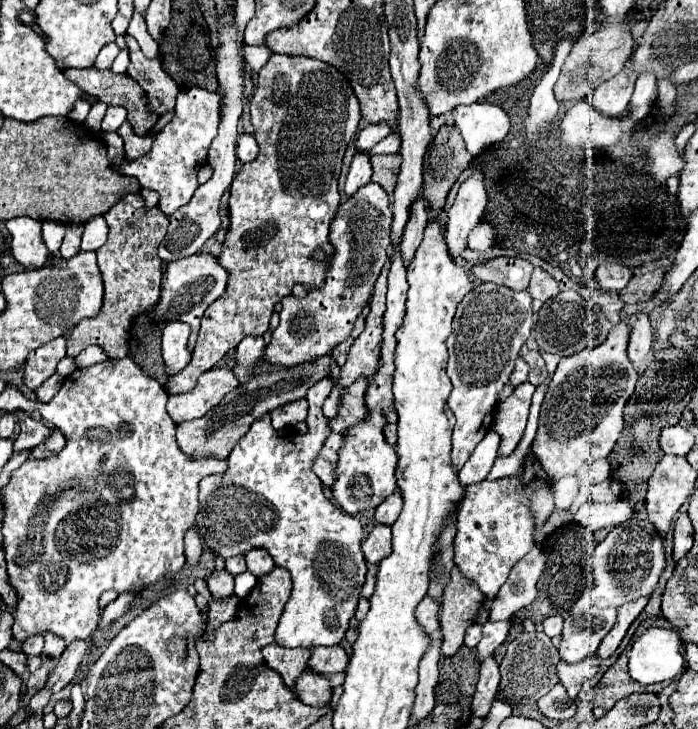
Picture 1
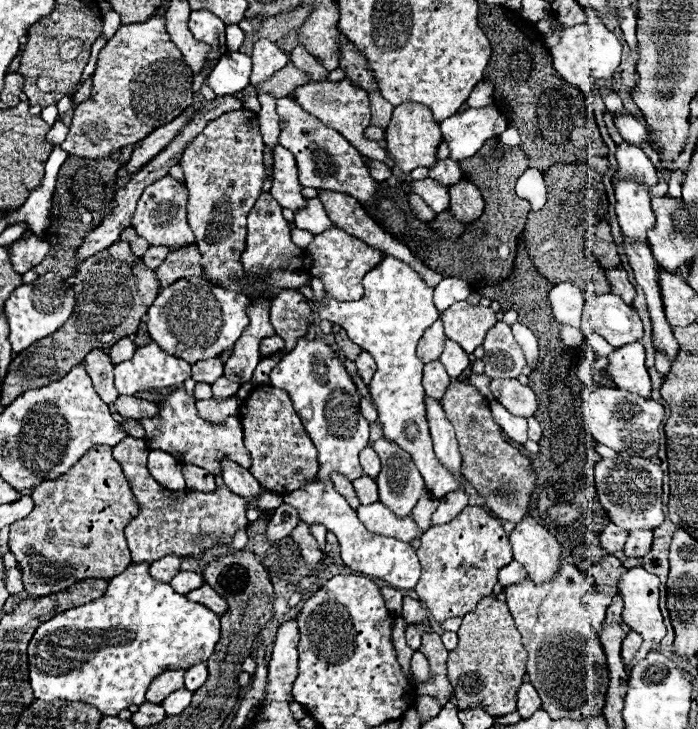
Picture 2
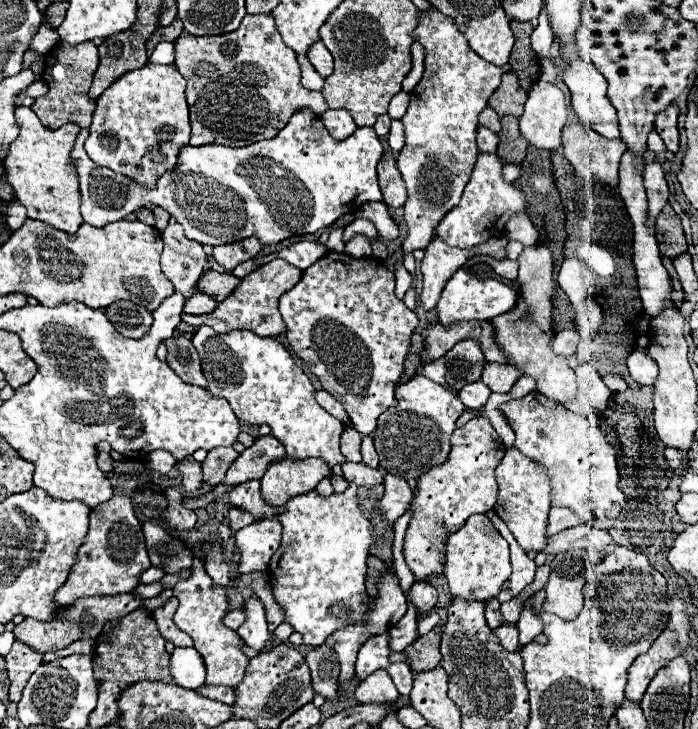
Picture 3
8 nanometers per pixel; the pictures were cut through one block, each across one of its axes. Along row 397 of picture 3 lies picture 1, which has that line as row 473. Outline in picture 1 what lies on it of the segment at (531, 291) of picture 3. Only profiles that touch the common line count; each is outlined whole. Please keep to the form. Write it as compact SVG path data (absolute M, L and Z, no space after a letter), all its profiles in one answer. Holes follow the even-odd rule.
M618 322L600 344L562 358L542 402L532 452L552 482L572 476L586 462L608 458L624 426L622 410L636 386L636 370L626 354L628 326Z

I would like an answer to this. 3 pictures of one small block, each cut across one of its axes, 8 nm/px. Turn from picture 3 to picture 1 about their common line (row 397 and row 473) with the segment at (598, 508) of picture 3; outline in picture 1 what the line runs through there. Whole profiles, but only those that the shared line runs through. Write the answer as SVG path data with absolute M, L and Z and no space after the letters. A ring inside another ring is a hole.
M528 454L526 472L522 476L484 480L466 488L466 498L462 500L458 512L454 563L462 576L478 586L484 598L494 598L498 588L506 582L512 566L532 550L534 524L528 510L528 498L534 490L548 484L550 480L540 468L540 462L532 454Z

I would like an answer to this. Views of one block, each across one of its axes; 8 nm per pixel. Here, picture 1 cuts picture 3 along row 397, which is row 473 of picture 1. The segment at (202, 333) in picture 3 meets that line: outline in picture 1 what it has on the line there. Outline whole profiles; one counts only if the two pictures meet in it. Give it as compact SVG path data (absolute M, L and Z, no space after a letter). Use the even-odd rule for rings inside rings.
M310 402L310 410L308 410L308 434L306 436L300 436L298 432L286 432L286 430L274 430L272 424L270 424L270 414L264 414L258 422L254 422L250 426L250 430L238 440L238 444L232 448L230 456L228 456L228 468L226 472L222 474L212 474L208 478L204 478L200 482L200 494L198 494L198 518L196 518L196 528L198 528L198 534L202 538L202 542L206 544L206 548L210 548L216 556L222 556L224 560L228 558L234 558L234 556L244 556L248 554L250 550L256 550L256 548L264 548L268 550L268 554L274 558L276 566L284 568L290 572L292 576L292 594L282 610L282 618L278 620L278 626L276 628L276 634L274 634L274 642L278 646L284 646L284 648L298 648L298 646L304 646L304 648L314 648L314 646L334 646L334 644L340 644L346 630L348 630L348 622L352 620L354 612L356 612L356 604L358 604L358 598L360 598L360 590L362 590L362 584L364 584L364 576L366 576L366 560L364 560L364 554L360 550L360 538L362 538L362 524L354 518L354 516L348 516L344 514L340 508L336 508L322 492L322 482L318 480L318 476L312 472L312 462L314 458L318 456L326 436L328 436L328 426L326 426L326 416L322 414L322 402Z

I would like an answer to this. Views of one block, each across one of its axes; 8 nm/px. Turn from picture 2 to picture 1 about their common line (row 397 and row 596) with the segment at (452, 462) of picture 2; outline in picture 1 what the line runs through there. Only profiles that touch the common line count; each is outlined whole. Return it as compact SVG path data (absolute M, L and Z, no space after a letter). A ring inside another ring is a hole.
M424 596L424 600L418 604L418 608L416 608L416 620L418 620L418 624L426 630L426 634L430 636L432 632L436 632L438 630L438 604L432 600L432 598L428 598L428 596Z

